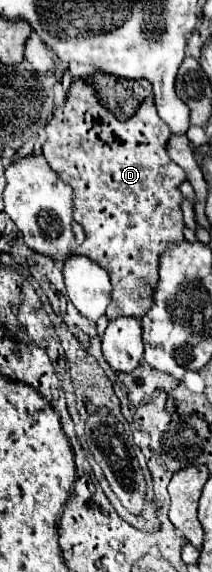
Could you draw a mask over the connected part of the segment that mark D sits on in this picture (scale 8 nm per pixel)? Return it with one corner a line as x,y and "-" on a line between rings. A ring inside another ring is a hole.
75,78
73,84
71,84
71,90
67,94
67,102
57,108
47,124
47,142
43,144
43,156
45,160
49,162
51,170
57,172
57,176
67,182
71,188
73,188
73,218
75,222
79,222
83,228
85,228
85,242
81,246
77,246
73,250
73,256
87,256
89,260
93,260
95,264
99,264
103,270
109,272
109,278
111,278
111,286
113,286
113,292
111,292
111,304
109,304
109,310
107,310
107,318
109,320
115,320
119,316
133,316
133,318
143,318
147,314
147,310
151,308
153,304
153,296
155,296
155,288
157,288
157,282
159,282
159,276
157,276
157,270
159,270
159,260
163,254
169,252
171,244
173,242
183,242
183,214
181,214
181,192
179,192
179,184
185,180
185,172
181,166
177,166
165,152
165,142
167,138
171,136
171,130
169,126
165,126
165,122
161,122
161,118
157,116
157,110
155,110
155,104
153,104
153,98
147,98
143,100
143,104
139,106
139,110
125,122
119,122
107,108
103,108
97,98
95,98
95,90
87,84
83,84
81,78

